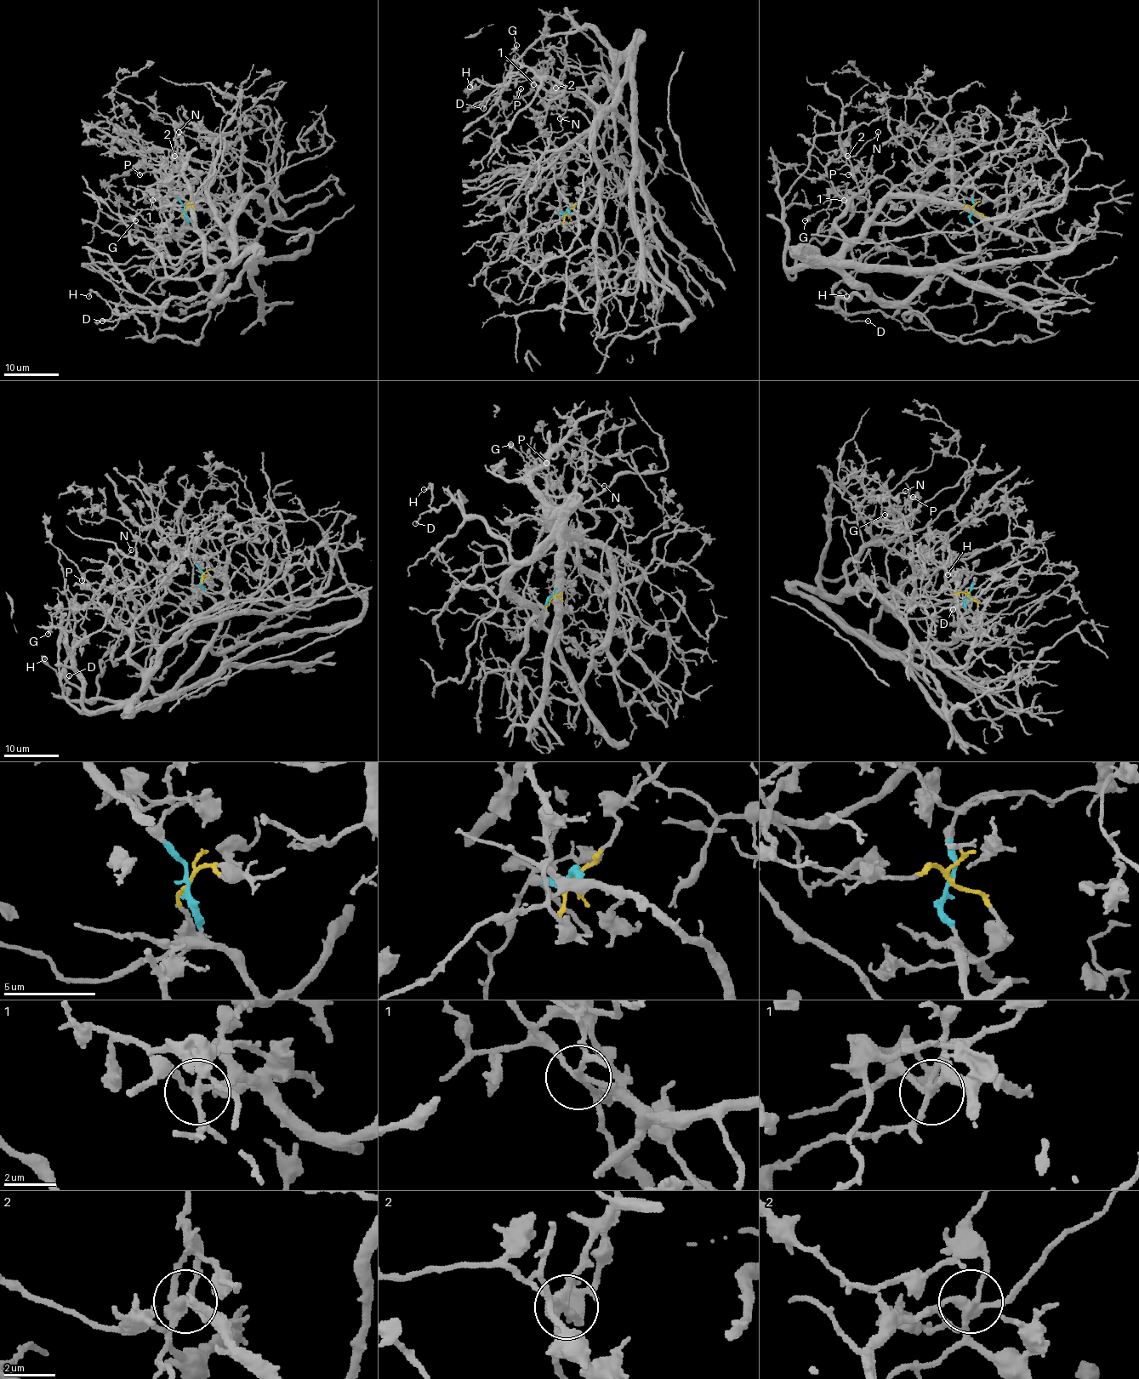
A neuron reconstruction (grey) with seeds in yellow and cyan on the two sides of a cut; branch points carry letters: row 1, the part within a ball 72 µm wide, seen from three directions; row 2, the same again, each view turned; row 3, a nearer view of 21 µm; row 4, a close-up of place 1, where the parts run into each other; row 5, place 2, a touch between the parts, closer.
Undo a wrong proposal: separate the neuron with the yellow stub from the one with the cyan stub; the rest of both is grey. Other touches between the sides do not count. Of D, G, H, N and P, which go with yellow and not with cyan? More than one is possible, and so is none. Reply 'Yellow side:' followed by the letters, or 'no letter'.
Yellow side: G, P

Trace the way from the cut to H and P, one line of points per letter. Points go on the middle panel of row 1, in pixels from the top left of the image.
H: (566, 213), (586, 216), (592, 211), (600, 177), (597, 109), (526, 66), (504, 84), (475, 80), (469, 87)
P: (566, 213), (606, 155), (599, 133), (578, 110), (556, 106), (534, 111), (520, 94), (521, 88)

